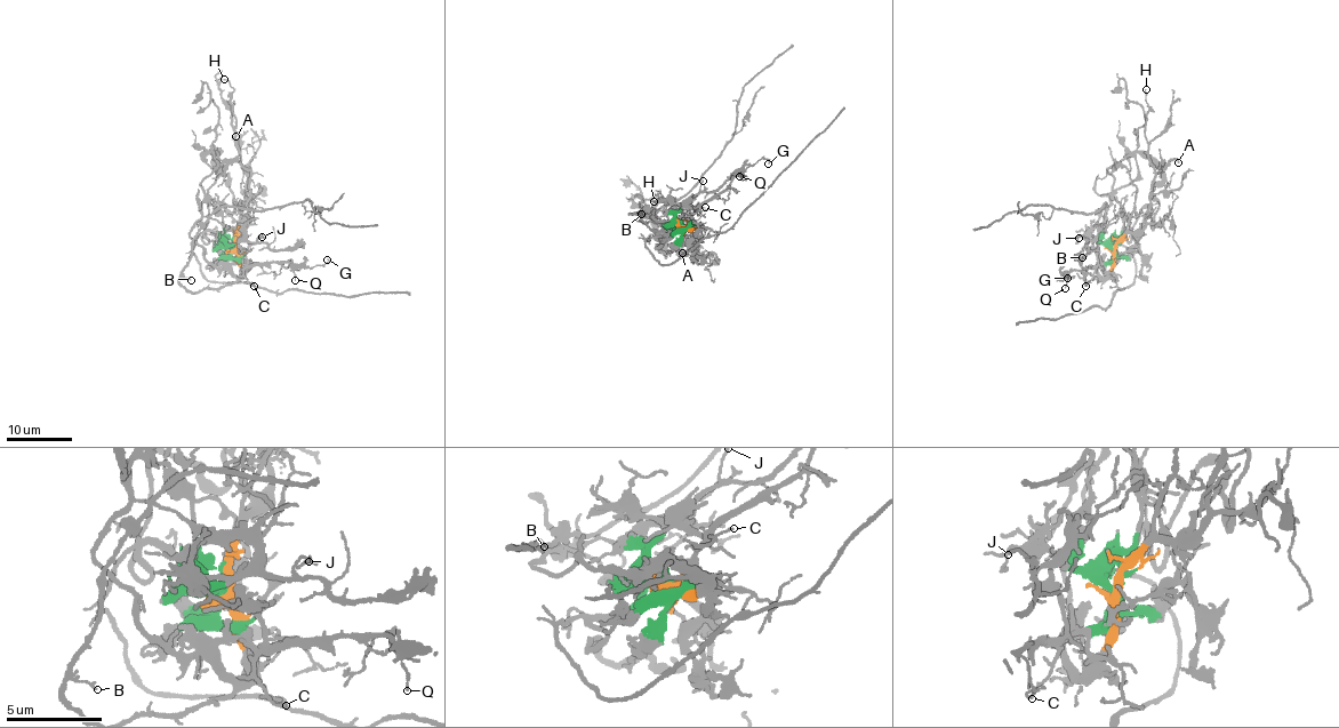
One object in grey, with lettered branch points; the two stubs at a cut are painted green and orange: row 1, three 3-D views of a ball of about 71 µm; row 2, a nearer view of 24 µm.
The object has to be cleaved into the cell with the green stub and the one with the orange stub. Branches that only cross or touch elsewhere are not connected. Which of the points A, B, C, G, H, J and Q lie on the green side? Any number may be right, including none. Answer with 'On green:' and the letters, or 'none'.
On green: C, G, J, Q

